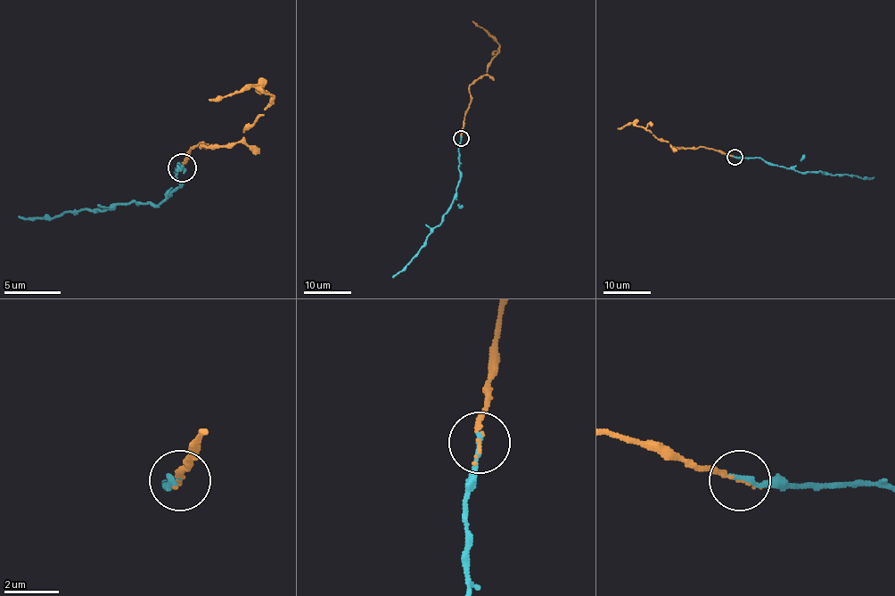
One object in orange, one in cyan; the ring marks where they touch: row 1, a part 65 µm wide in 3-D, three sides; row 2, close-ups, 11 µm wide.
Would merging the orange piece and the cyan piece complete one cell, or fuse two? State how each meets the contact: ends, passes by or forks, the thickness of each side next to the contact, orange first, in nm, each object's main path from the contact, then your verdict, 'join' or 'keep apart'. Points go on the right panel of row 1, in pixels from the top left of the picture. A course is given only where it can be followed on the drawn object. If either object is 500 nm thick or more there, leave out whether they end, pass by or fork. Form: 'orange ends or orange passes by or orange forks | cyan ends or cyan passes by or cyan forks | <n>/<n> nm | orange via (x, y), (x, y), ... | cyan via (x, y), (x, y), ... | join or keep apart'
orange ends | cyan ends | 130/200 nm | orange via (734, 157), (702, 147), (674, 149), (634, 124), (617, 128) | cyan via (734, 157), (761, 158), (773, 165), (800, 172), (874, 176) | join

